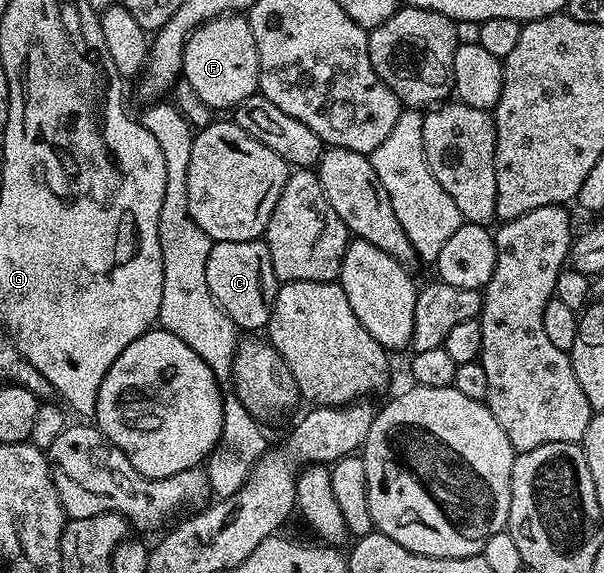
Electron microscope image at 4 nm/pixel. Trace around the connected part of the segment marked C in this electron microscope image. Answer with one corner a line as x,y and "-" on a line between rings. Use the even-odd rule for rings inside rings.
227,240
214,242
207,256
207,288
242,331
261,332
271,320
278,288
269,246
263,240

